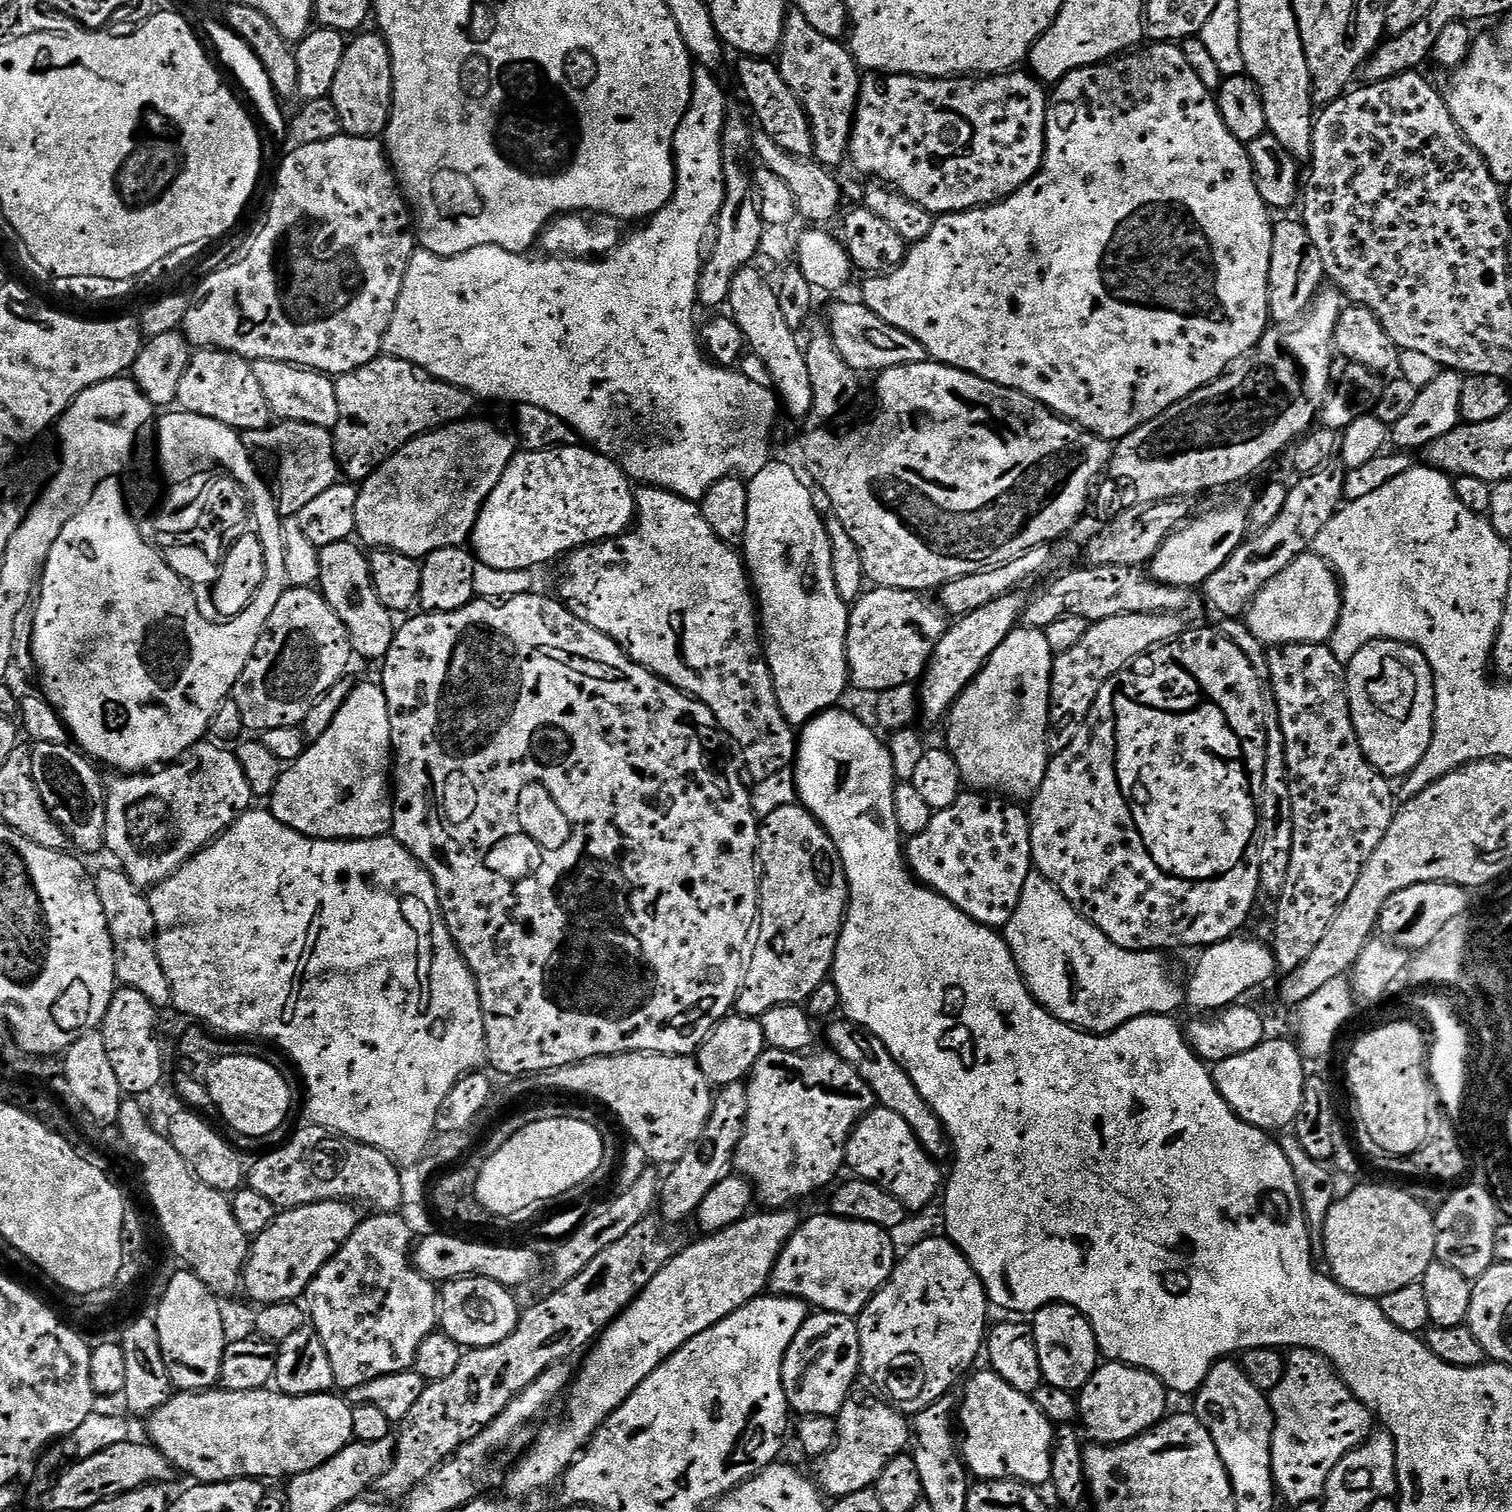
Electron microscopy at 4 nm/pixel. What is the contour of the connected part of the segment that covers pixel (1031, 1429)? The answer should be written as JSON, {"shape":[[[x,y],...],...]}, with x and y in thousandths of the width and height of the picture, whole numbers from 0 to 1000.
{"shape":[[[655,906],[648,907],[638,919],[638,926],[634,929],[634,944],[636,948],[636,960],[641,974],[646,979],[671,979],[683,983],[692,982],[696,978],[696,956],[697,942],[687,933],[685,925],[681,921],[671,919],[668,914]]]}

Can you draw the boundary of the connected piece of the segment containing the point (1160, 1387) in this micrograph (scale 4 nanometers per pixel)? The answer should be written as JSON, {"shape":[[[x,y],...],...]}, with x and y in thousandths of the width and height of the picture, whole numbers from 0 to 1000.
{"shape":[[[730,901],[725,905],[725,908],[718,914],[718,917],[713,921],[713,935],[717,939],[716,946],[723,950],[726,955],[735,956],[743,955],[754,950],[756,947],[761,947],[773,933],[774,921],[769,914],[763,907],[757,905],[751,905],[747,902]]]}

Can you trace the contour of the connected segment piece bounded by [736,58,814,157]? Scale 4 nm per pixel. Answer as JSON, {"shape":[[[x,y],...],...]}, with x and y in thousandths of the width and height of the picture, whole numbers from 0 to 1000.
{"shape":[[[492,38],[487,44],[489,56],[492,58],[492,63],[497,68],[497,74],[503,82],[505,89],[509,90],[515,97],[526,103],[538,103],[537,82],[532,72],[532,67],[517,52],[515,44],[508,38]]]}

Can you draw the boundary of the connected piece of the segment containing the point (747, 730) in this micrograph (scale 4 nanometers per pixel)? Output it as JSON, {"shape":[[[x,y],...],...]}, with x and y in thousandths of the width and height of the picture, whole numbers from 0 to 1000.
{"shape":[[[426,321],[421,325],[421,337],[421,343],[416,351],[412,352],[405,357],[398,357],[396,360],[387,360],[386,362],[380,362],[377,366],[374,370],[376,374],[373,376],[373,382],[370,384],[370,392],[369,392],[370,399],[377,403],[377,406],[380,406],[380,409],[393,414],[393,417],[403,421],[419,438],[424,439],[433,447],[438,448],[441,452],[445,452],[449,458],[454,458],[460,463],[464,463],[471,470],[472,475],[476,478],[476,482],[481,486],[482,490],[491,498],[491,510],[494,513],[495,511],[498,517],[509,515],[509,512],[515,512],[515,509],[522,507],[526,503],[528,487],[524,479],[522,479],[516,469],[508,435],[504,425],[504,415],[501,412],[501,399],[499,396],[499,390],[490,366],[485,360],[478,358],[478,356],[475,356],[475,353],[470,351],[467,343],[463,339],[463,334],[460,331],[454,331],[448,327],[441,325],[439,323]]]}

